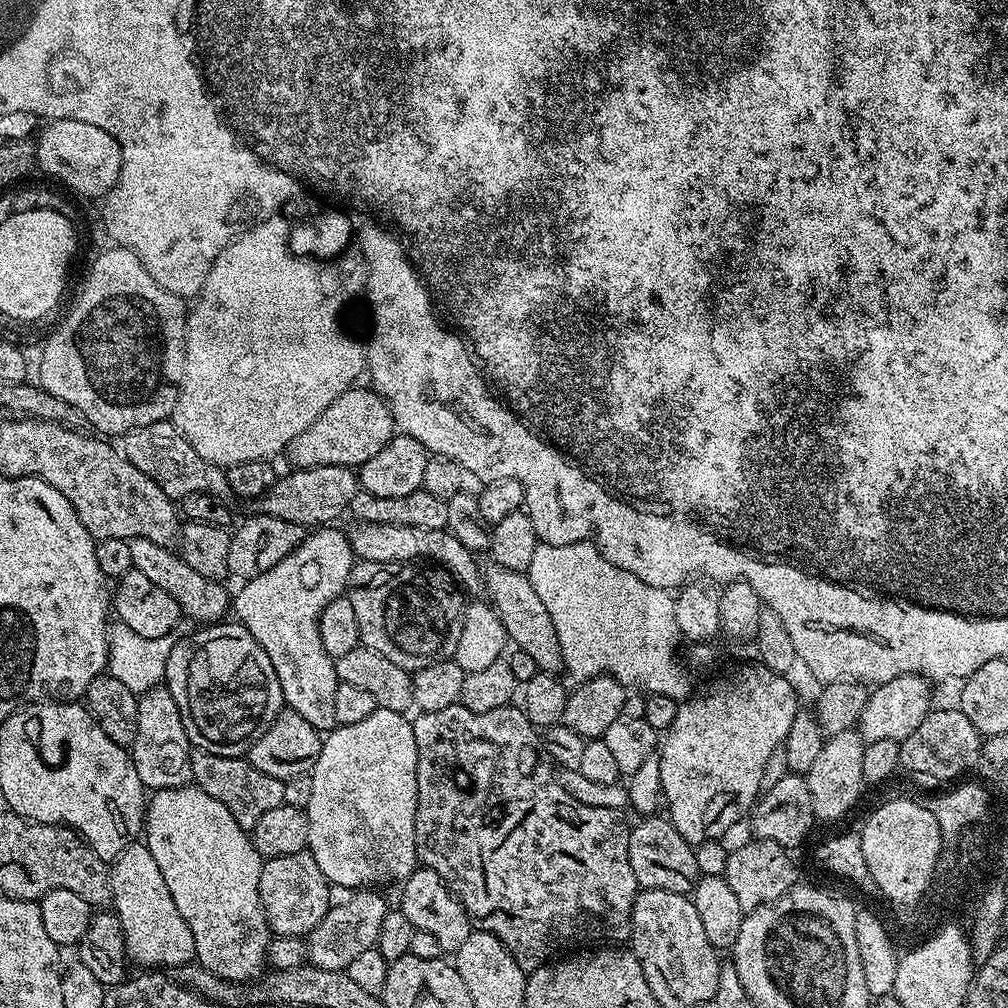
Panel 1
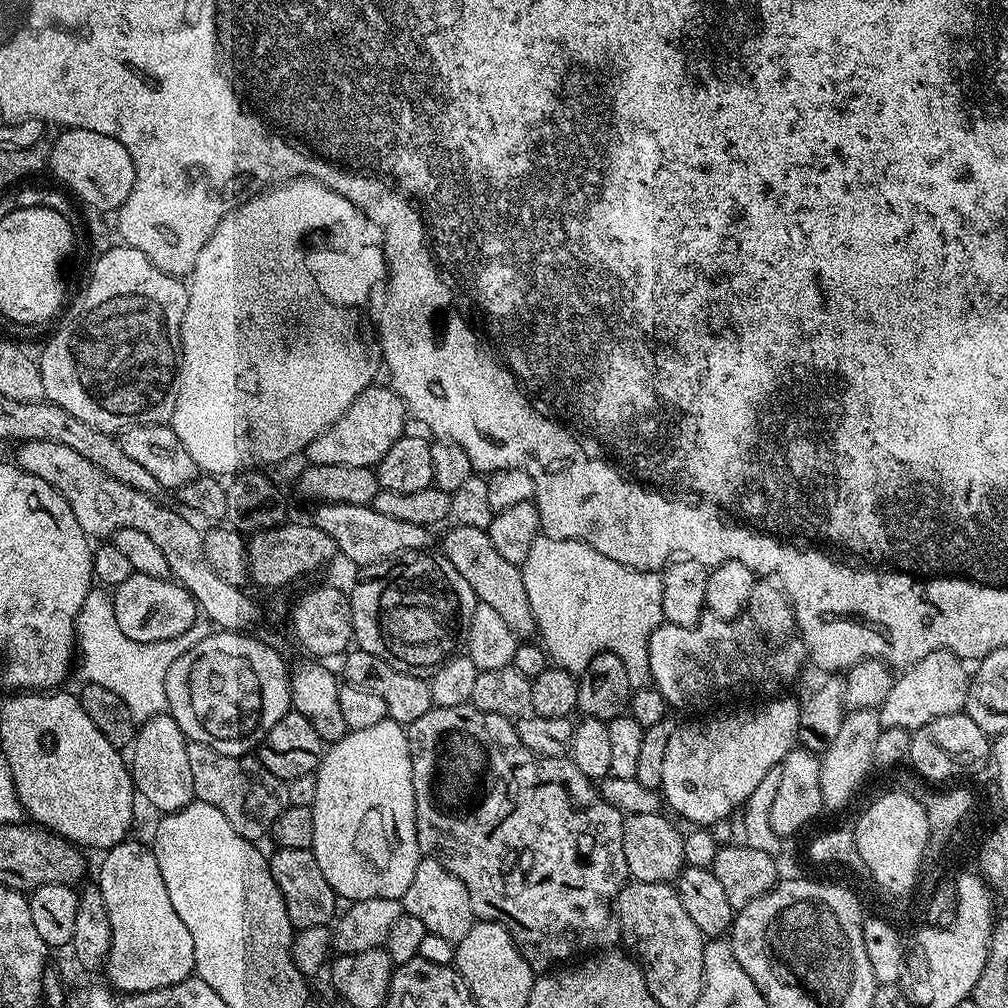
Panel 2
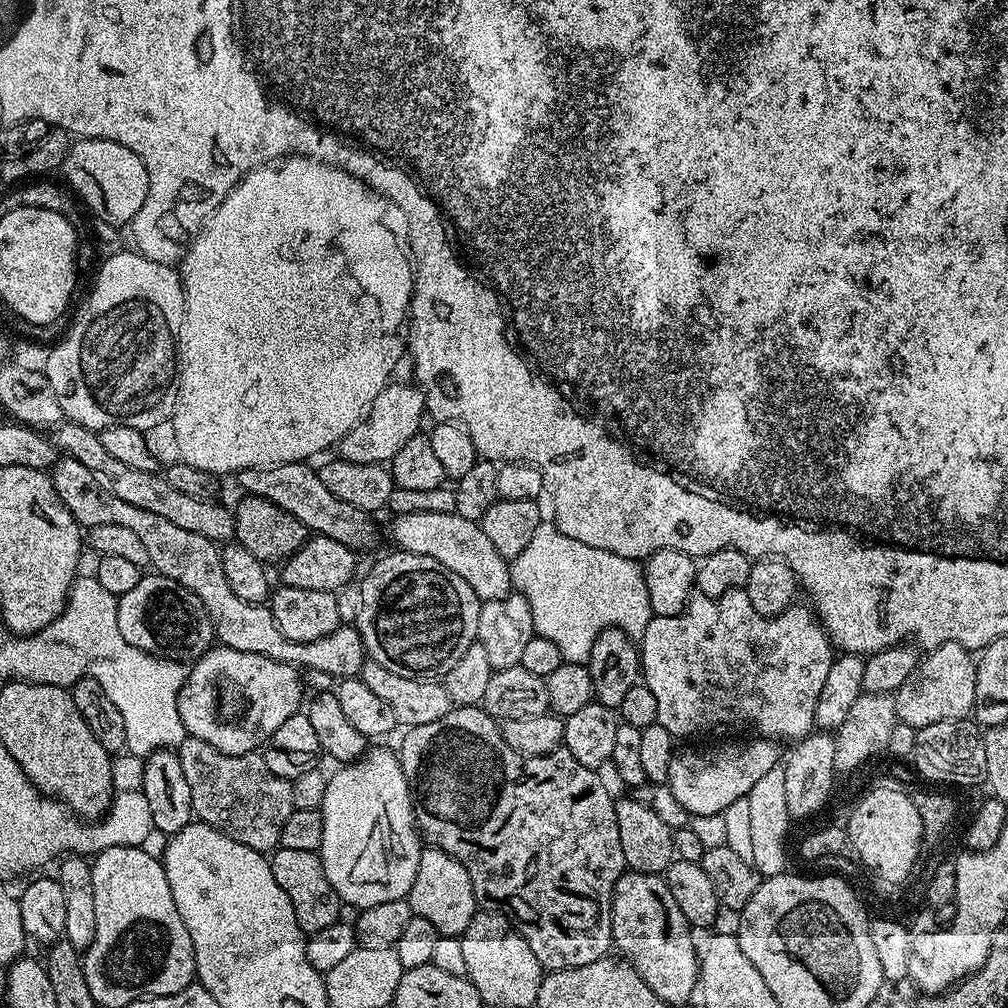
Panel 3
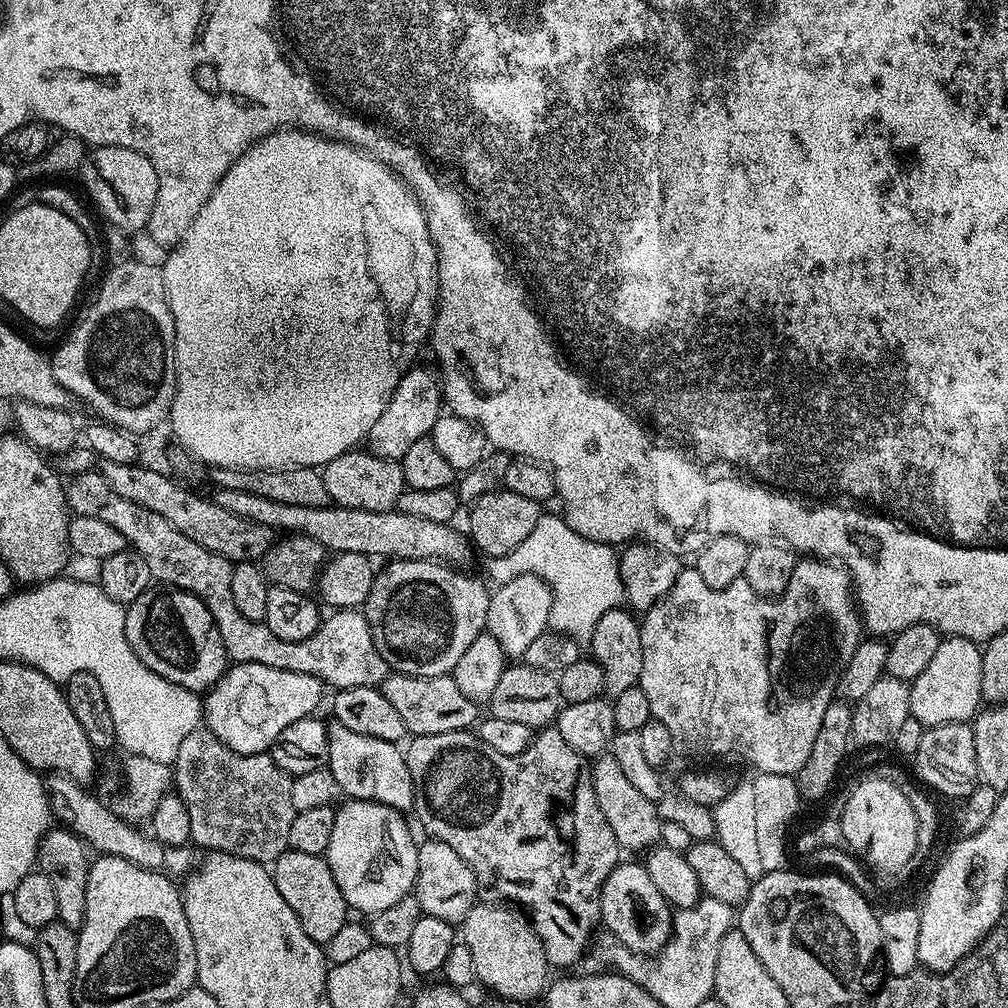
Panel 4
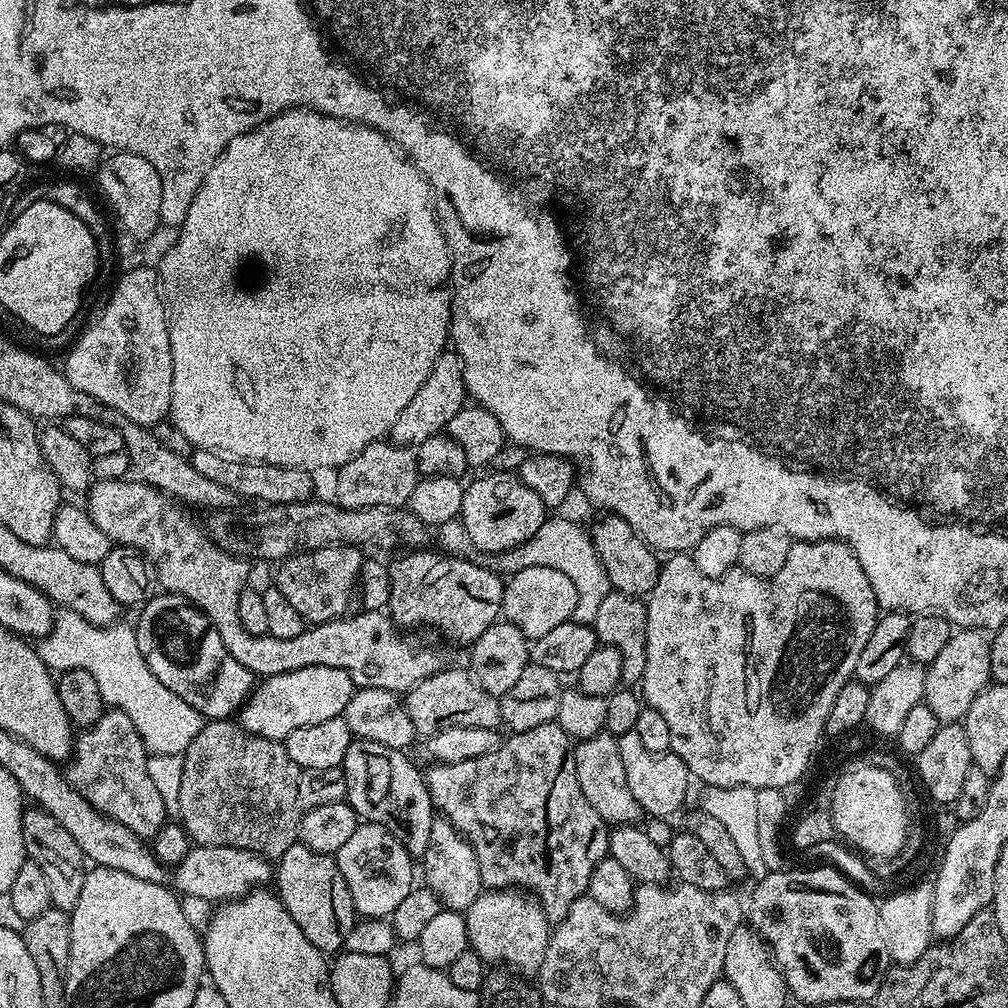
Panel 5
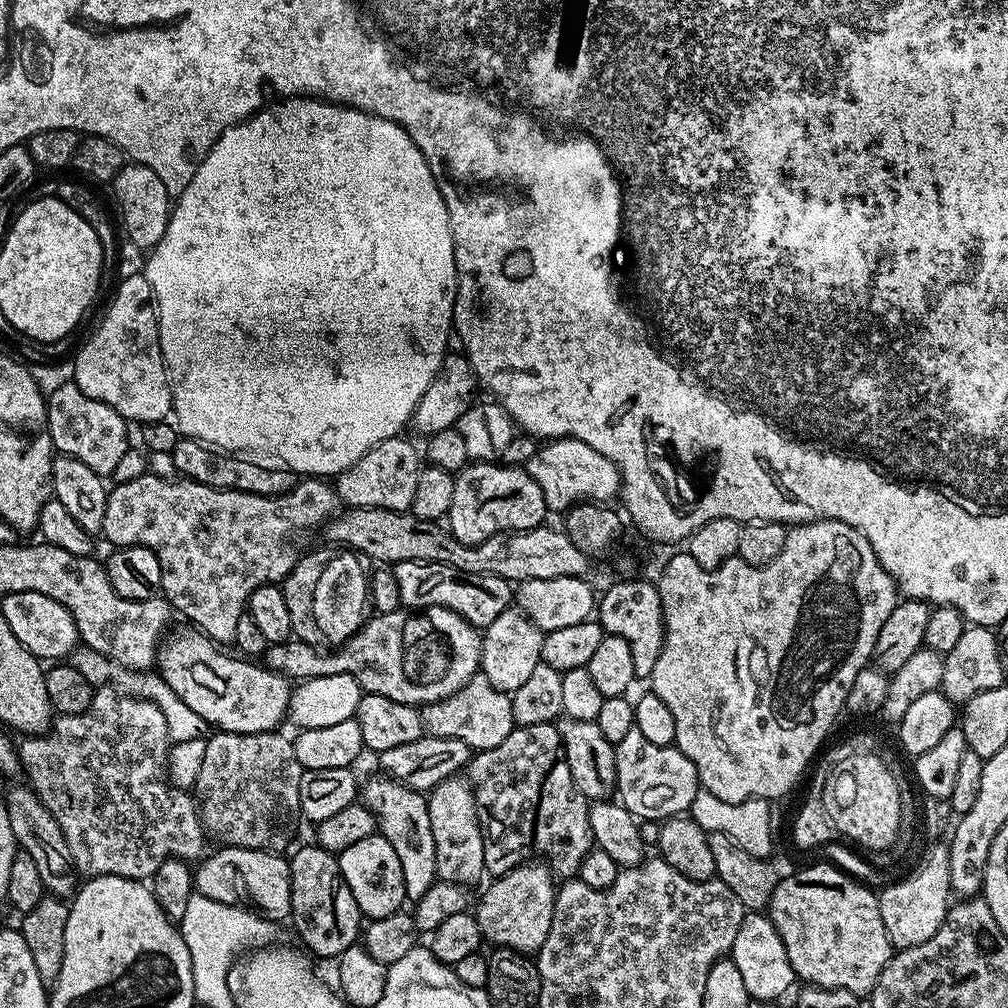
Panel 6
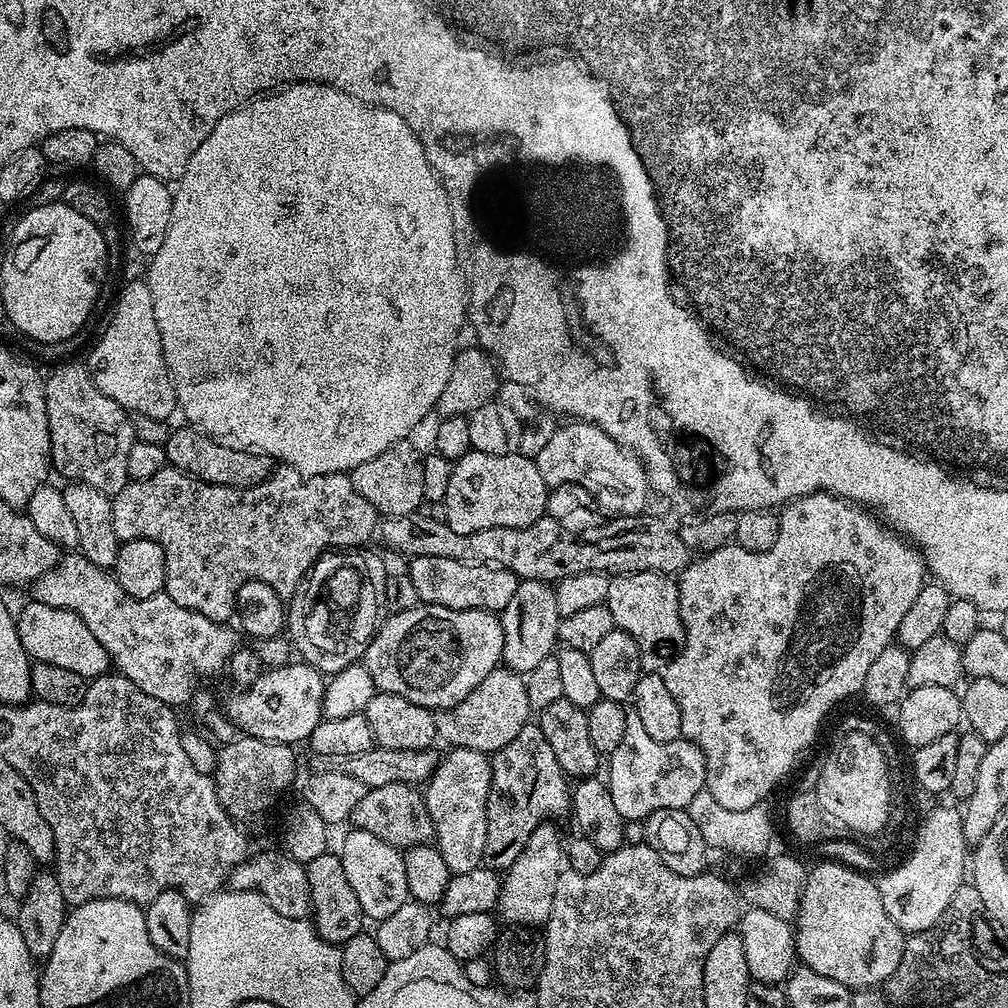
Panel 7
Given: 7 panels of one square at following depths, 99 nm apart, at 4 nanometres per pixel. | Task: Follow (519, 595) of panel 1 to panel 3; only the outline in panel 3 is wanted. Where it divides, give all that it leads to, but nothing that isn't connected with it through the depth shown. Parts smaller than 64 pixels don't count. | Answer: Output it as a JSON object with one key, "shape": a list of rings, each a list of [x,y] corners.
{"shape":[[[415,512],[414,514],[393,515],[392,540],[397,549],[410,554],[422,554],[426,558],[434,558],[442,566],[446,566],[470,590],[474,590],[481,602],[486,600],[505,599],[513,591],[512,570],[509,561],[494,550],[490,538],[480,529],[479,523],[462,518],[456,512],[446,514],[430,514],[429,512]]]}

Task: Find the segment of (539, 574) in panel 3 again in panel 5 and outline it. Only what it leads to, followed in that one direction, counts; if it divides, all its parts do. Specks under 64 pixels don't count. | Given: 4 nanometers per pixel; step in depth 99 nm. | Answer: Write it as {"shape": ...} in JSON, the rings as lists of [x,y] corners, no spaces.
{"shape":[[[458,518],[450,522],[442,522],[435,529],[436,540],[441,553],[449,556],[463,556],[470,562],[480,564],[491,572],[511,574],[518,570],[526,570],[526,566],[550,566],[554,570],[562,570],[566,578],[574,582],[578,592],[578,604],[572,615],[572,619],[579,620],[581,624],[592,624],[598,614],[598,606],[602,606],[602,598],[610,591],[608,575],[602,566],[602,562],[596,553],[596,547],[592,544],[592,537],[584,532],[572,520],[545,519],[542,526],[538,526],[538,534],[530,538],[524,544],[511,548],[509,552],[480,552],[470,542],[466,534],[464,524]]]}

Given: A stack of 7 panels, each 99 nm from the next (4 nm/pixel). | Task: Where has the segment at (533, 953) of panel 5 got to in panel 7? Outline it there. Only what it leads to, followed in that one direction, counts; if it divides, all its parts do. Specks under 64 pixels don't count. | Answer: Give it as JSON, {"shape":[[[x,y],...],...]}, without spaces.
{"shape":[[[539,824],[520,857],[503,873],[498,916],[501,921],[508,920],[504,922],[509,925],[536,930],[547,925],[550,910],[554,910],[554,890],[558,890],[558,878],[566,870],[566,844],[560,841],[560,832],[552,824]]]}

